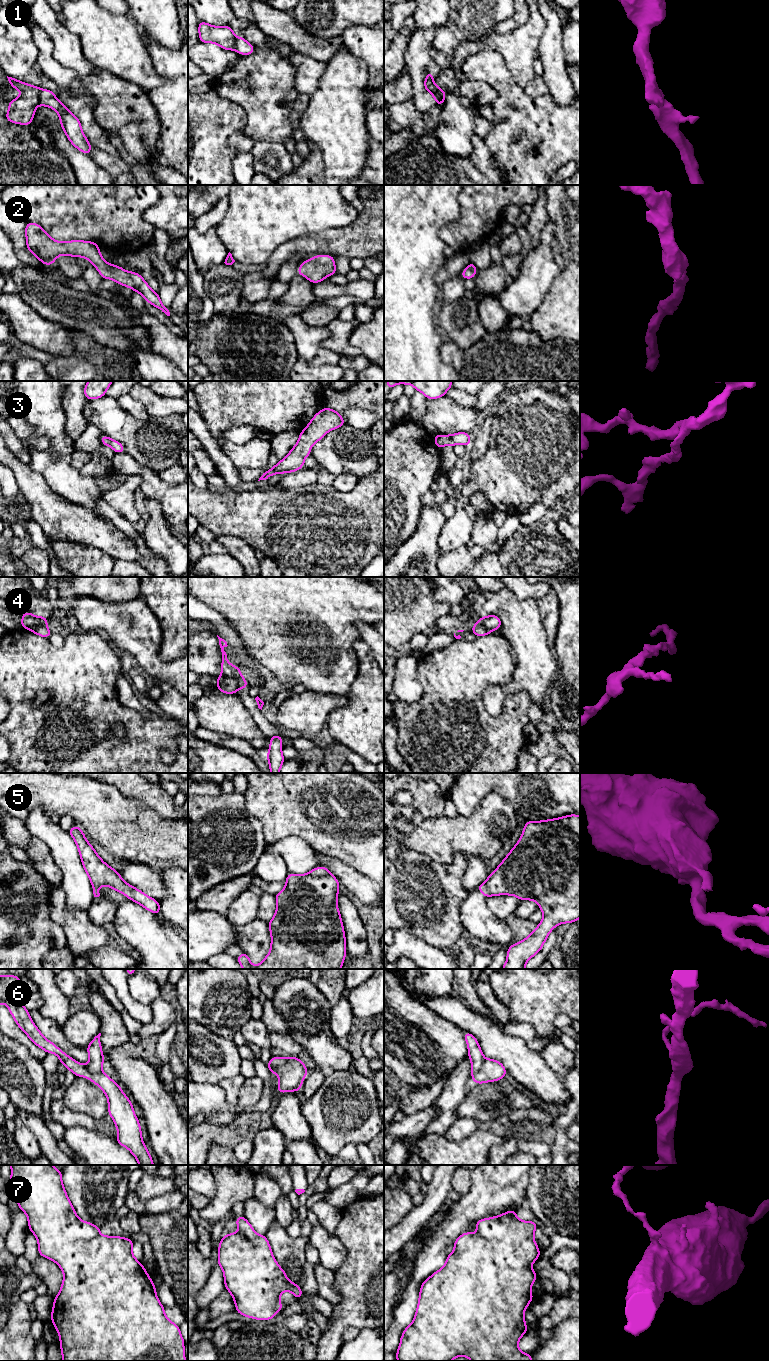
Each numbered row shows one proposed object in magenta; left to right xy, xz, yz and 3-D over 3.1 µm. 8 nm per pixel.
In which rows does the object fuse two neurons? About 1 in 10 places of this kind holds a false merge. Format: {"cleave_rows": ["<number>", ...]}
{"cleave_rows": ["1", "4", "6"]}

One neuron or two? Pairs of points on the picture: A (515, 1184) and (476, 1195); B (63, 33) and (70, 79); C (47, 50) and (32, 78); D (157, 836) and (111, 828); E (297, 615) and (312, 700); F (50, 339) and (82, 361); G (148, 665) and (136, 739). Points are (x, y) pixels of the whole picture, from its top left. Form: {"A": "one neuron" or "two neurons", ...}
{"A": "one neuron", "B": "two neurons", "C": "two neurons", "D": "one neuron", "E": "two neurons", "F": "two neurons", "G": "two neurons"}

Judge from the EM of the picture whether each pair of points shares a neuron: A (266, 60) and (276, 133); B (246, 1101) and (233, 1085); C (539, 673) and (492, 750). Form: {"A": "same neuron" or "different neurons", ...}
{"A": "same neuron", "B": "different neurons", "C": "different neurons"}

